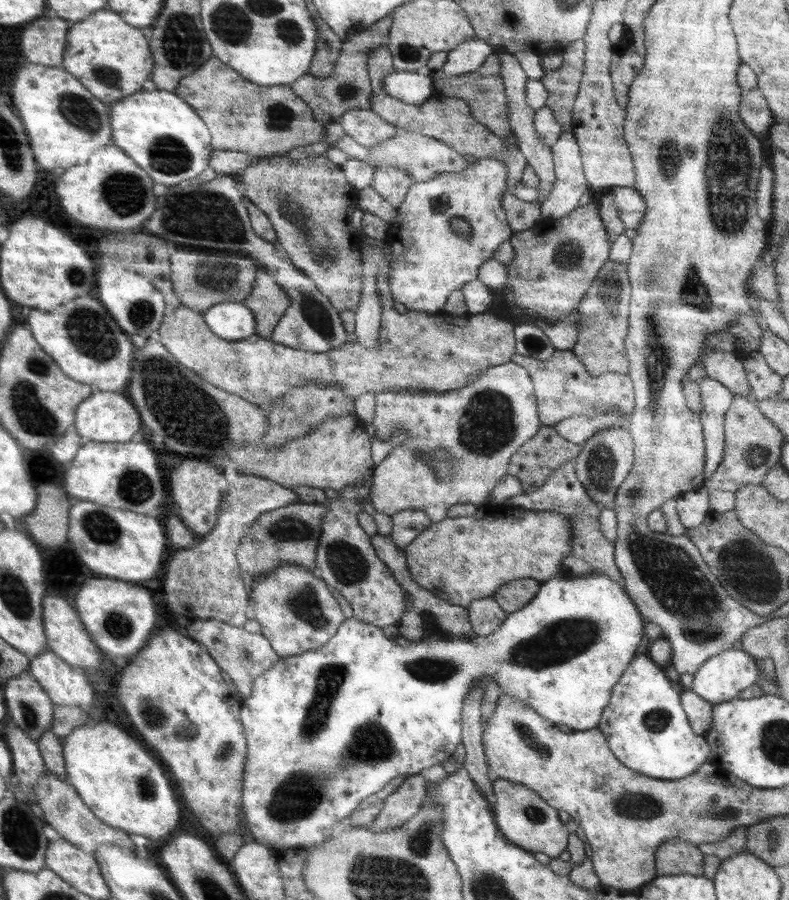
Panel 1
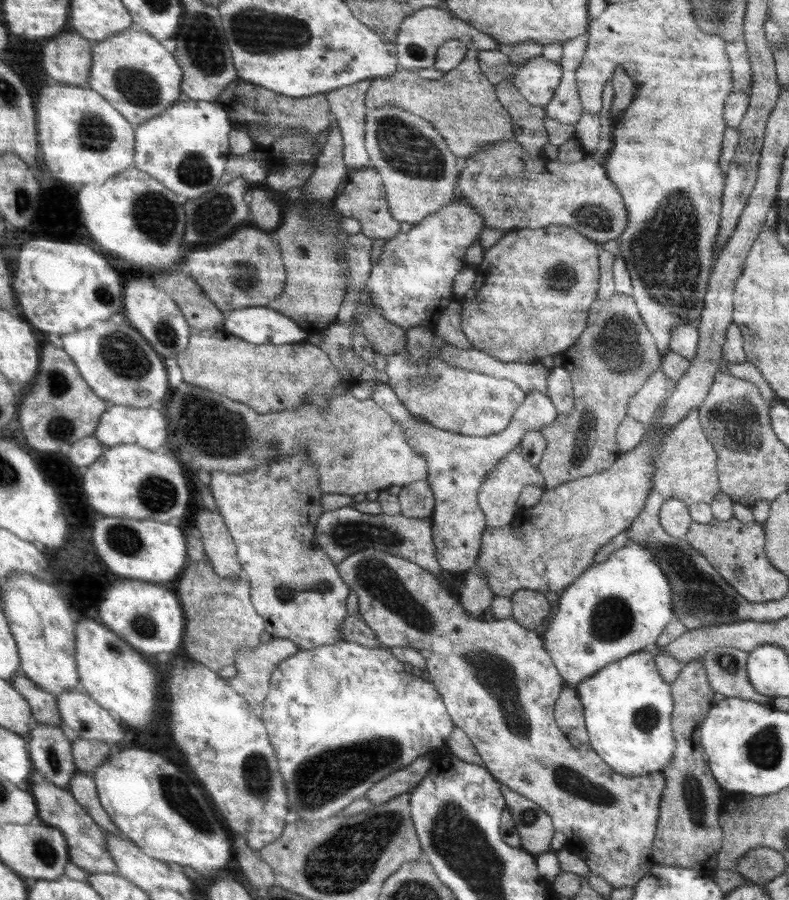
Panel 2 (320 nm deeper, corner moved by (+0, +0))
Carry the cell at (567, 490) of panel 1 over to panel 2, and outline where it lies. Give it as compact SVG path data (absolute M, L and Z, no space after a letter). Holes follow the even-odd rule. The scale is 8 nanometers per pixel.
M553 366L549 370L545 394L551 398L558 414L569 415L575 410L571 374L566 370L566 366Z

